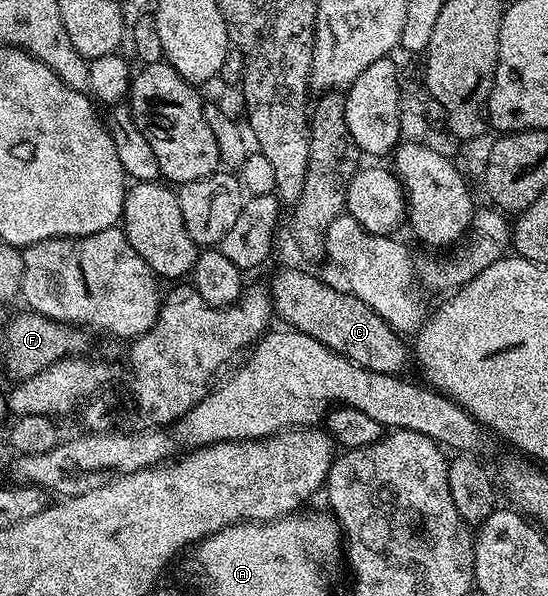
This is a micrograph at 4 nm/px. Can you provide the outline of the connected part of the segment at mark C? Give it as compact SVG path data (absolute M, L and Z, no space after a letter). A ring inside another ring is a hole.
M280 270L270 285L272 309L284 321L281 323L310 335L356 365L370 372L403 375L408 362L410 366L409 343L407 346L397 330L382 320L374 308L358 300L355 294L341 290L327 286L322 279L304 270Z

